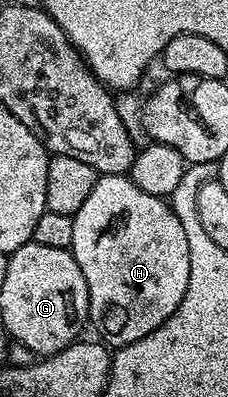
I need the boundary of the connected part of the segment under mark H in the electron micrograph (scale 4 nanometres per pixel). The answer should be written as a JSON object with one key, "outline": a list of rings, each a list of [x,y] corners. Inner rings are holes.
{"outline":[[[129,174],[99,175],[96,185],[92,185],[92,193],[88,193],[84,205],[80,205],[80,209],[74,215],[70,250],[74,252],[76,265],[80,265],[80,273],[84,273],[84,281],[88,285],[89,326],[92,331],[94,327],[96,333],[94,335],[110,349],[123,347],[132,341],[140,341],[140,337],[148,337],[148,333],[152,333],[160,325],[164,325],[164,321],[168,321],[168,317],[172,317],[176,313],[176,309],[188,289],[188,240],[184,229],[180,226],[180,220],[177,219],[176,213],[166,199],[157,199],[152,197],[152,193],[144,193],[144,189],[136,189]]]}

